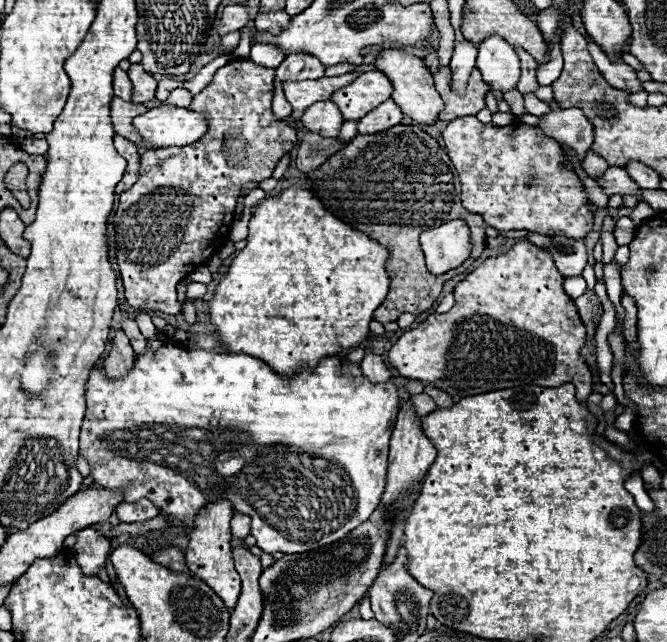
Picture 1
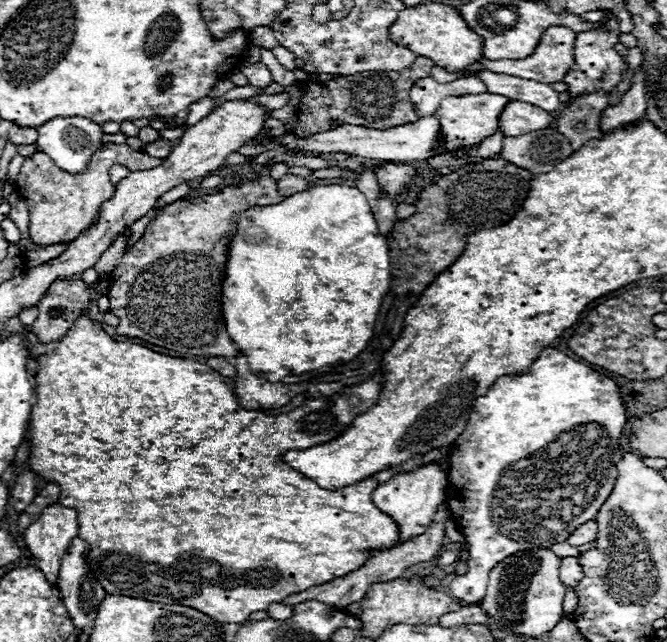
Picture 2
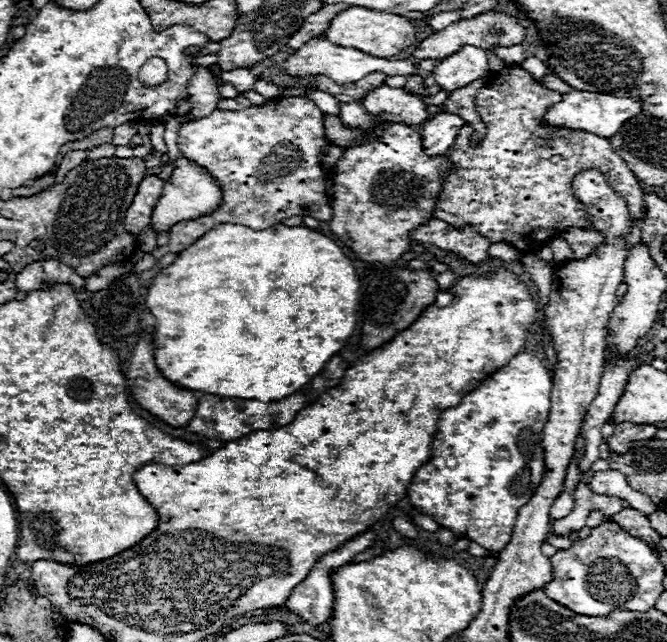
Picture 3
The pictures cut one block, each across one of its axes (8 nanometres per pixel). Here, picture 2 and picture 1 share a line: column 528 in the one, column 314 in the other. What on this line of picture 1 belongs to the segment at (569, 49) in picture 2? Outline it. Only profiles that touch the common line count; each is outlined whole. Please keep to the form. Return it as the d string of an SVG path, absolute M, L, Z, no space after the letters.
M292 52L284 62L276 68L276 80L318 80L324 76L326 66L308 52Z

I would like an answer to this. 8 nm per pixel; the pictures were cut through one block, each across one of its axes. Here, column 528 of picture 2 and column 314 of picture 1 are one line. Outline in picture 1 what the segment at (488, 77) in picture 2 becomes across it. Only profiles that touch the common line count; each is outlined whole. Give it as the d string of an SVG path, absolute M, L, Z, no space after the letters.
M358 72L342 74L342 76L326 76L318 80L304 80L304 82L284 82L284 94L288 102L292 104L294 112L292 118L300 118L302 112L316 102L330 100L332 94L344 86L348 86L352 80L356 80Z

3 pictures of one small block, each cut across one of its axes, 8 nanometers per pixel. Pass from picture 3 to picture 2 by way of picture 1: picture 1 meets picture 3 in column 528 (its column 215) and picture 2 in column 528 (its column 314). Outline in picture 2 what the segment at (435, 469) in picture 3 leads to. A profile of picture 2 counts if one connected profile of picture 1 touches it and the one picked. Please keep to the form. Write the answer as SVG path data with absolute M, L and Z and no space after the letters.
M554 348L542 350L538 354L538 358L530 364L530 368L524 374L504 376L496 384L492 384L490 390L484 396L476 398L476 404L474 404L474 408L470 412L470 418L468 418L468 424L466 424L464 432L450 446L450 458L448 458L448 462L450 462L450 472L448 472L450 484L448 484L446 504L448 504L450 512L452 512L452 518L456 520L458 528L460 528L460 532L466 536L468 552L470 552L468 570L466 570L464 576L456 576L452 580L450 594L460 600L460 602L464 602L464 604L478 604L484 598L484 594L486 594L488 574L500 560L504 560L506 556L510 556L510 554L514 554L518 550L528 550L528 548L534 548L534 546L536 548L550 548L556 542L564 542L580 524L584 524L588 520L594 520L598 510L600 510L600 506L610 496L610 492L612 492L612 488L616 484L616 478L618 478L616 464L622 460L622 454L624 454L622 446L620 446L620 438L622 438L626 422L628 422L628 416L626 416L626 408L624 408L618 384L612 378L608 378L604 374L598 374L596 370L586 366L584 362L572 360L570 356L566 356L566 354L562 354L562 352L554 350Z

